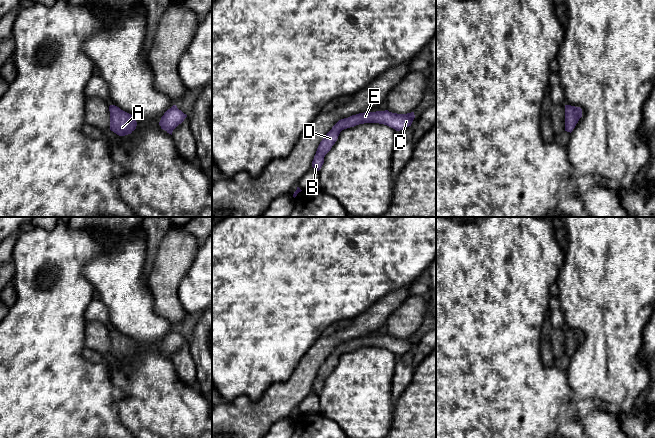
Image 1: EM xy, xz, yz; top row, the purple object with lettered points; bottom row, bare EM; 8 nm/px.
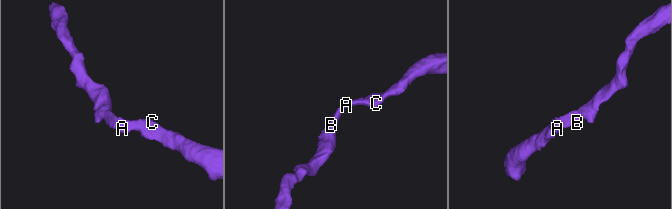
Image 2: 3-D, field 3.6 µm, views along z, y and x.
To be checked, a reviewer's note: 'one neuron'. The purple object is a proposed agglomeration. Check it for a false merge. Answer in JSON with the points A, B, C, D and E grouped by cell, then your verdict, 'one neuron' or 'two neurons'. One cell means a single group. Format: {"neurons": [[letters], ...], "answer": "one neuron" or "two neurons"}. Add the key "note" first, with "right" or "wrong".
{"note": "right", "neurons": [["A", "B", "C", "D", "E"]], "answer": "one neuron"}

